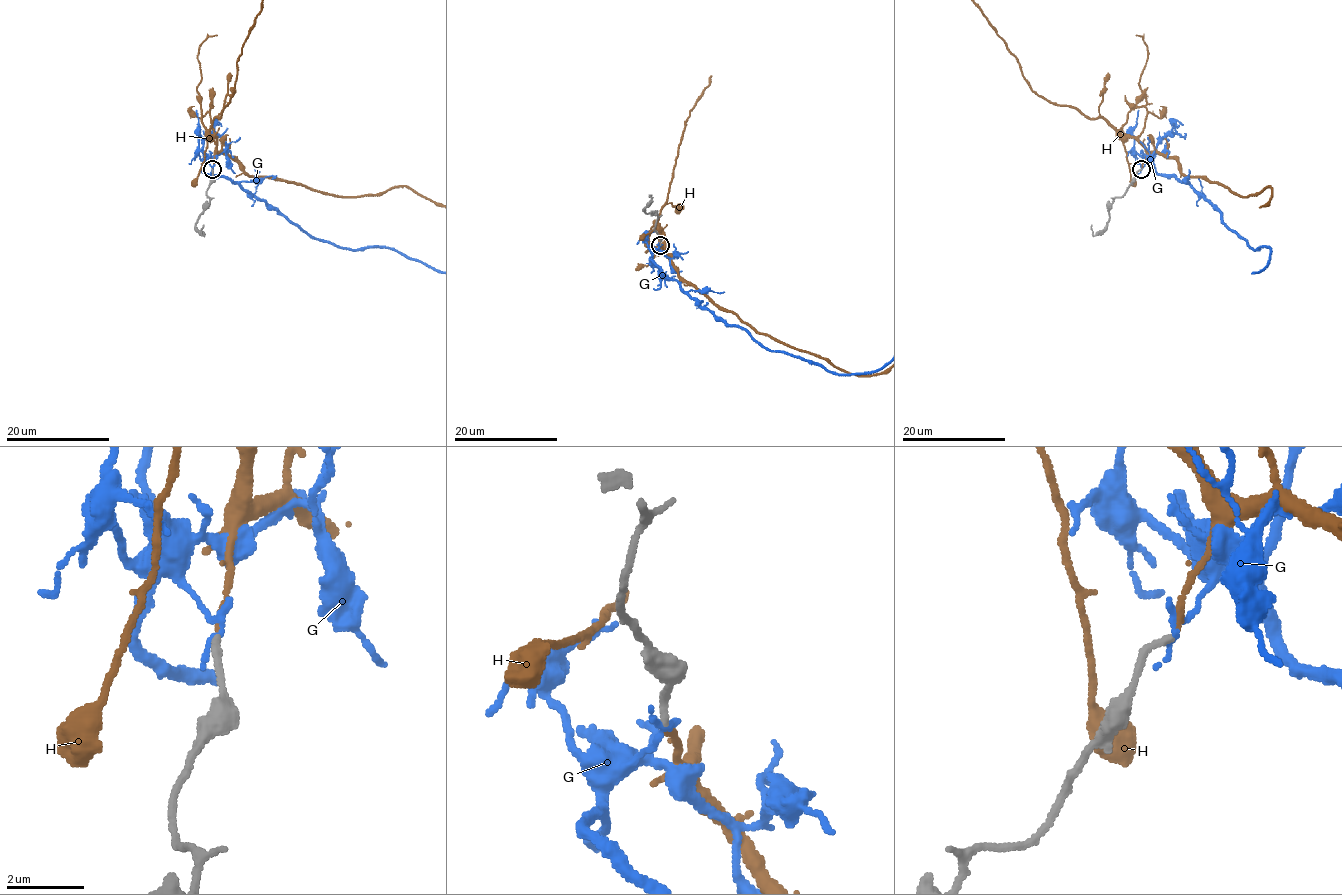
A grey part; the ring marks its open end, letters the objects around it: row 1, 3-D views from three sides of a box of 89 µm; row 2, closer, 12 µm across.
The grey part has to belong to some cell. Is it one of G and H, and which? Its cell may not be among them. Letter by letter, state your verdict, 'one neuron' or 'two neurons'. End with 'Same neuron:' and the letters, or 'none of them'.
G: two neurons
H: one neuron
Same neuron: H

